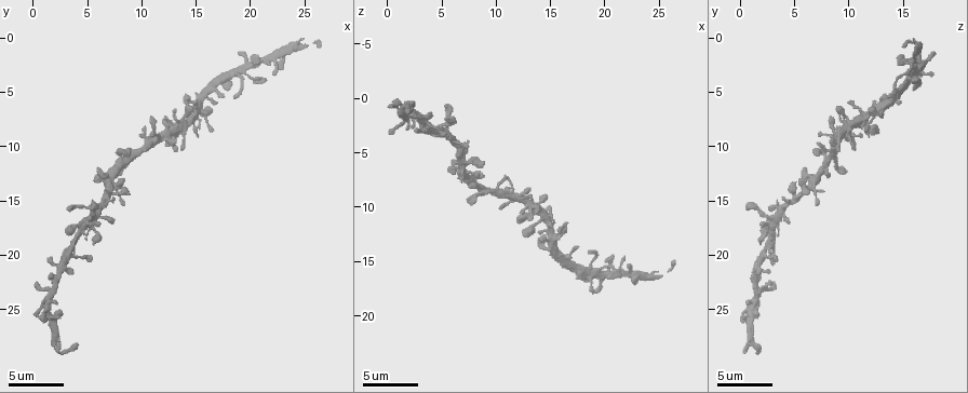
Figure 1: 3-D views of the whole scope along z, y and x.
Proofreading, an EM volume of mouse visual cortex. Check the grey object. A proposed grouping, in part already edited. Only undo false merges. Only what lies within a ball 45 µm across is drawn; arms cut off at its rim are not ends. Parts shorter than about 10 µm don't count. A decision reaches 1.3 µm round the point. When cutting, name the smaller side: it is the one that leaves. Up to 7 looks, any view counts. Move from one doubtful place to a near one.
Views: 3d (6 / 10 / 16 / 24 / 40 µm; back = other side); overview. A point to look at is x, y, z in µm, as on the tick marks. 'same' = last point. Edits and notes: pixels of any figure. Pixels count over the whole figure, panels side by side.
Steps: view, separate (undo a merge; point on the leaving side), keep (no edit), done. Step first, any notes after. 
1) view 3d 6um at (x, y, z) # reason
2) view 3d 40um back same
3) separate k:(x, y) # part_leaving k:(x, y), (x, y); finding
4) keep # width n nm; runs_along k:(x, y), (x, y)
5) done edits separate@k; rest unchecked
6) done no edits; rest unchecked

view 3d 6um at (9.2, 10.6, 8.4)

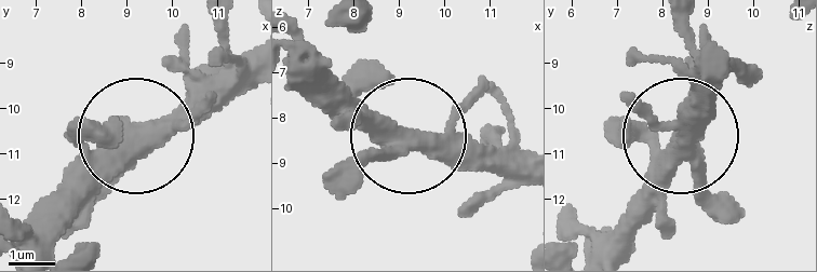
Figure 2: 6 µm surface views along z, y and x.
keep # runs_along 2:(409, 149), (420, 138), (509, 149); continuous, no second cell

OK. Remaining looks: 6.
view 3d 16um at (3.6, 19.6, 2.4) # four-way junction

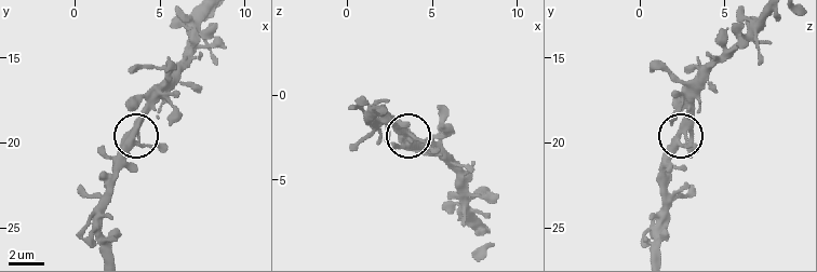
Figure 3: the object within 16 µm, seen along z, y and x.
view 3d 6um at (3.7, 19.7, 2.3) # closer look

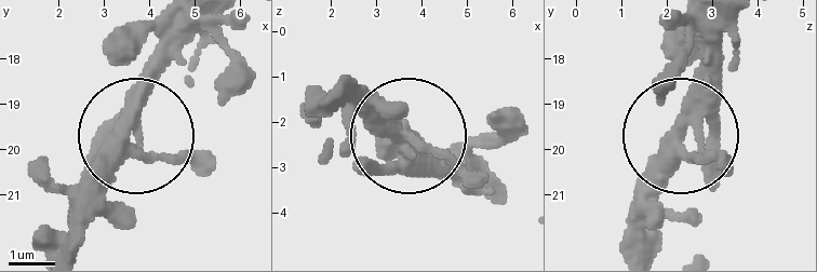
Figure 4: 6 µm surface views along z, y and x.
keep # arms 4; runs_along 4:(738, 19), (673, 171), (638, 214); one cell here

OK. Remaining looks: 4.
view 3d 16um at (15.8, 5.6, 14.4) # two arms in line, one across

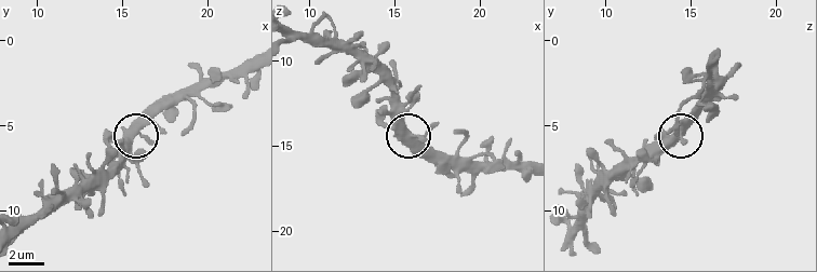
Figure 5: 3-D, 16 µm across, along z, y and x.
keep # width 410 nm; all the same cell

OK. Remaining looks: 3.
done no edits; rest unchecked

